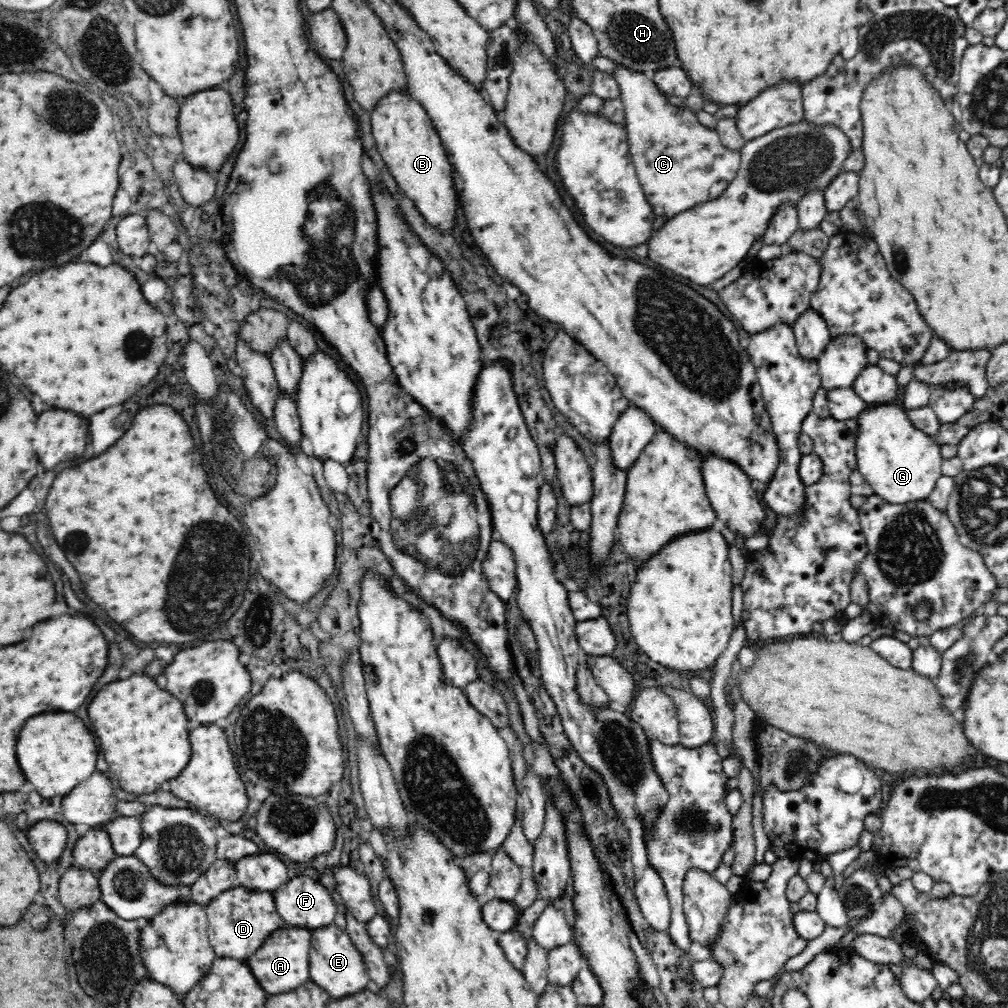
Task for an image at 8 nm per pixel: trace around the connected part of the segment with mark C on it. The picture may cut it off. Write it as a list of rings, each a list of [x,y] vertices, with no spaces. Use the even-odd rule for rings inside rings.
[[[618,64],[613,76],[619,87],[619,98],[624,102],[624,125],[628,133],[631,161],[652,210],[667,220],[696,205],[718,198],[738,172],[740,152],[725,148],[720,142],[716,129],[704,127],[687,106],[681,109],[670,104],[656,84],[648,80],[643,73]]]

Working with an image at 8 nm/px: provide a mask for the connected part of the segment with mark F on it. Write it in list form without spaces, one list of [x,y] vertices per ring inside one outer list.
[[[291,878],[275,892],[276,910],[288,924],[319,929],[334,923],[336,905],[317,878]]]

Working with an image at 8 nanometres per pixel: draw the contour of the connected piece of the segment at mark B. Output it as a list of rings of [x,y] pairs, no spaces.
[[[407,89],[386,94],[371,112],[371,129],[376,140],[378,153],[388,167],[390,176],[394,177],[402,192],[410,198],[430,226],[435,226],[440,232],[450,234],[456,226],[456,207],[460,205],[457,190],[452,176],[452,165],[446,155],[443,143],[436,132],[426,109],[416,102]]]

